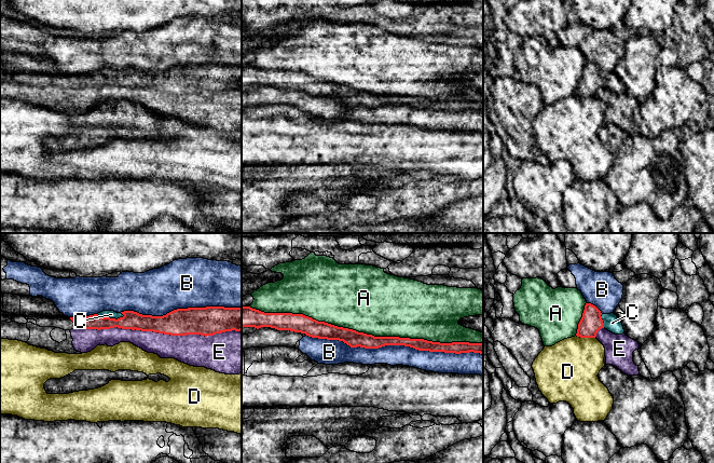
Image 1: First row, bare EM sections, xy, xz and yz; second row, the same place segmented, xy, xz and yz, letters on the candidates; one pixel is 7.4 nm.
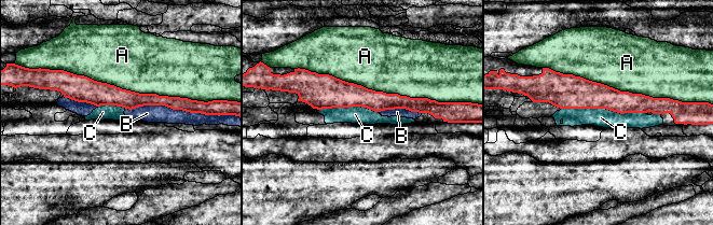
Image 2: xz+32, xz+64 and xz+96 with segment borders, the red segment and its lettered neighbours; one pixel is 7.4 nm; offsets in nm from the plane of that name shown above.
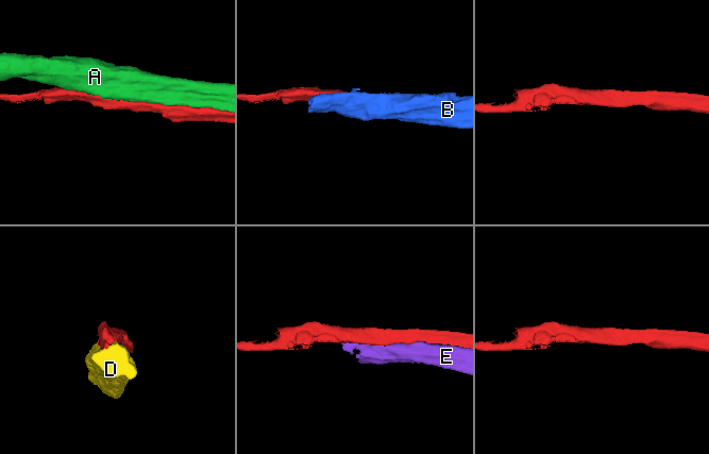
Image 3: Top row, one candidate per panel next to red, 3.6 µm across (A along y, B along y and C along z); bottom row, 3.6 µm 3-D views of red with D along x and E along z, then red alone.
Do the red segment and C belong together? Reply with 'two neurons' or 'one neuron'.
one neuron

